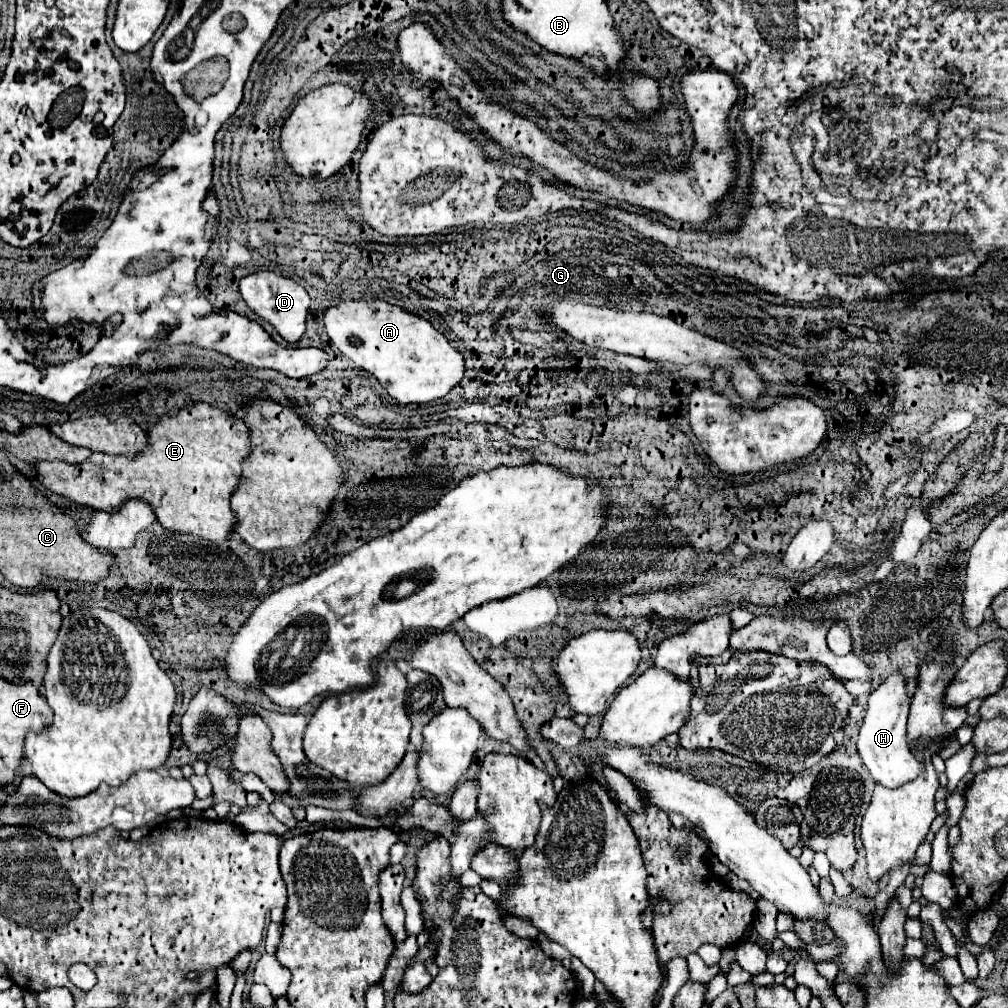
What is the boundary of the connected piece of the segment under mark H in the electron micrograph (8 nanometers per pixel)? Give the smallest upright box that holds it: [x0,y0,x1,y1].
[857,670,921,788]

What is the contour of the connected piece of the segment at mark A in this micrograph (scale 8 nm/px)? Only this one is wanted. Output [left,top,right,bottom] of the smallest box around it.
[325,300,465,404]

